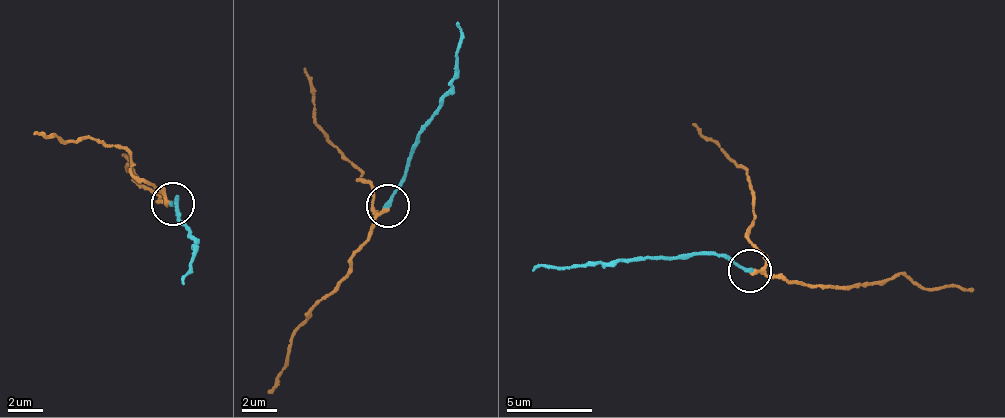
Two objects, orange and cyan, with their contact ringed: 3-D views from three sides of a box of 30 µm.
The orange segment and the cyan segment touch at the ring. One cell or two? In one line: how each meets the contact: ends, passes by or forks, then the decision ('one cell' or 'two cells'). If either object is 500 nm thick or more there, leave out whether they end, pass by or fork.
orange passes by | cyan ends | one cell

